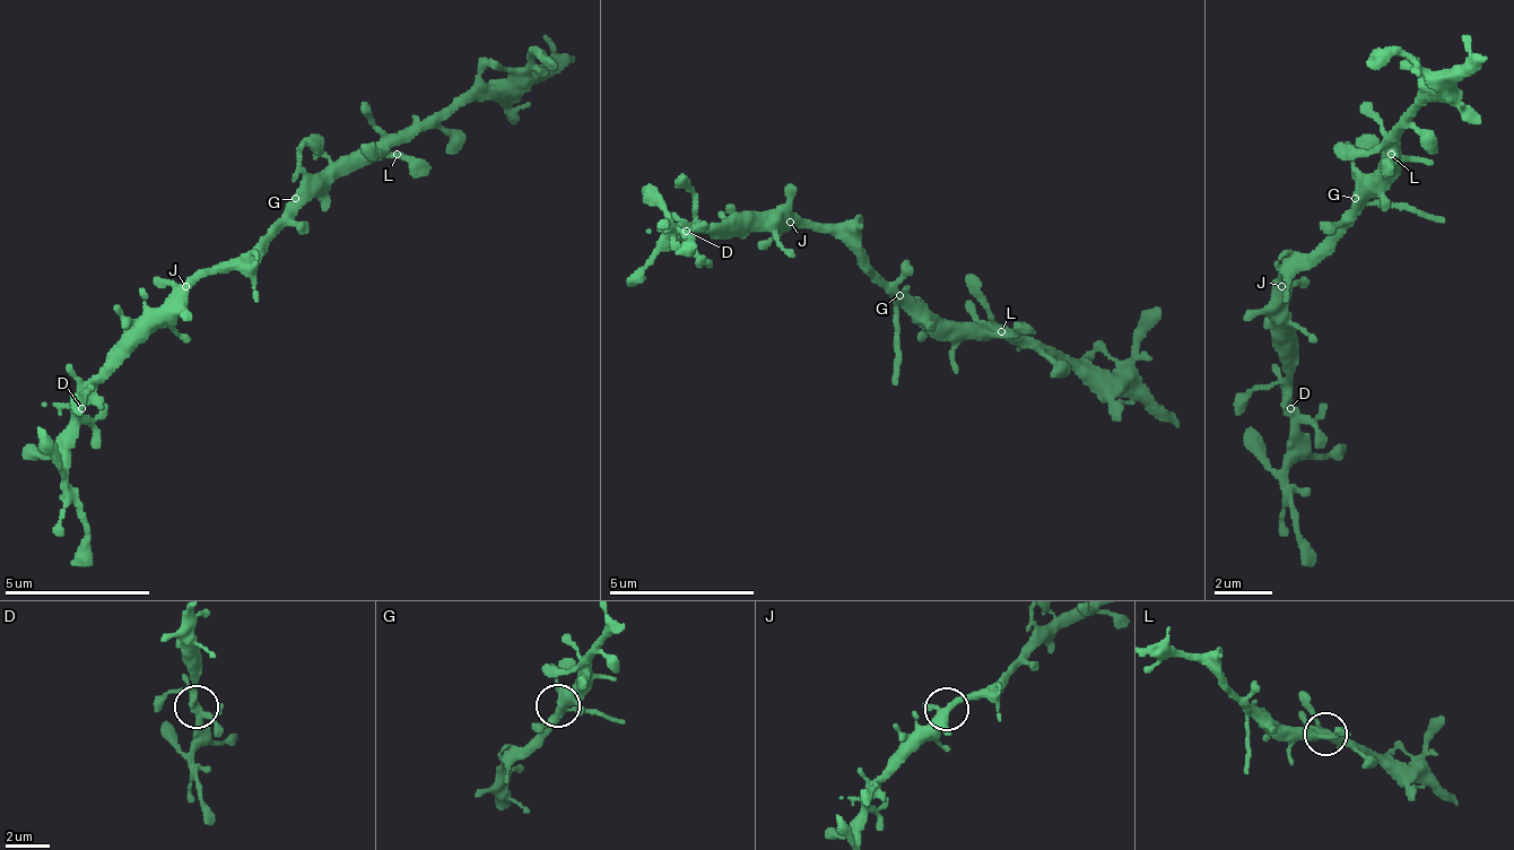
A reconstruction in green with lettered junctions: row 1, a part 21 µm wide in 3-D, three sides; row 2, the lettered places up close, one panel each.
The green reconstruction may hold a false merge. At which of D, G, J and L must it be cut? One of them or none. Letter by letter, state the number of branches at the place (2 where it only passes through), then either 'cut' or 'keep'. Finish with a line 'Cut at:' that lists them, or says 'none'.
D: 6 | keep
G: 5 | keep
J: 4 | keep
L: 5 | keep
Cut at: none

